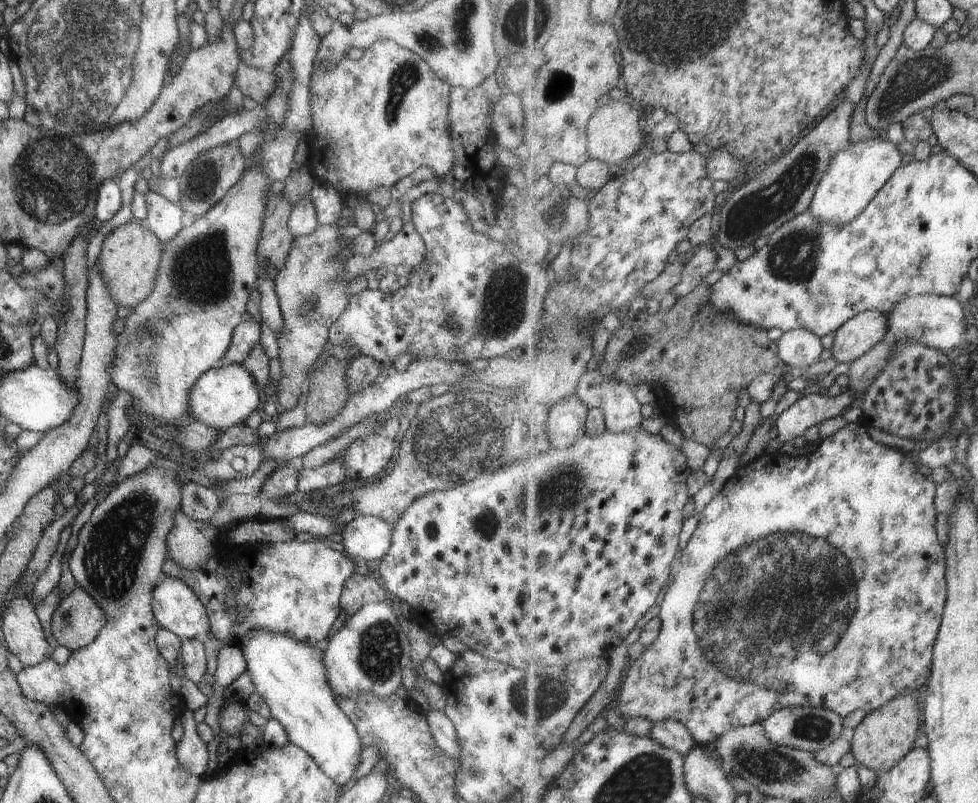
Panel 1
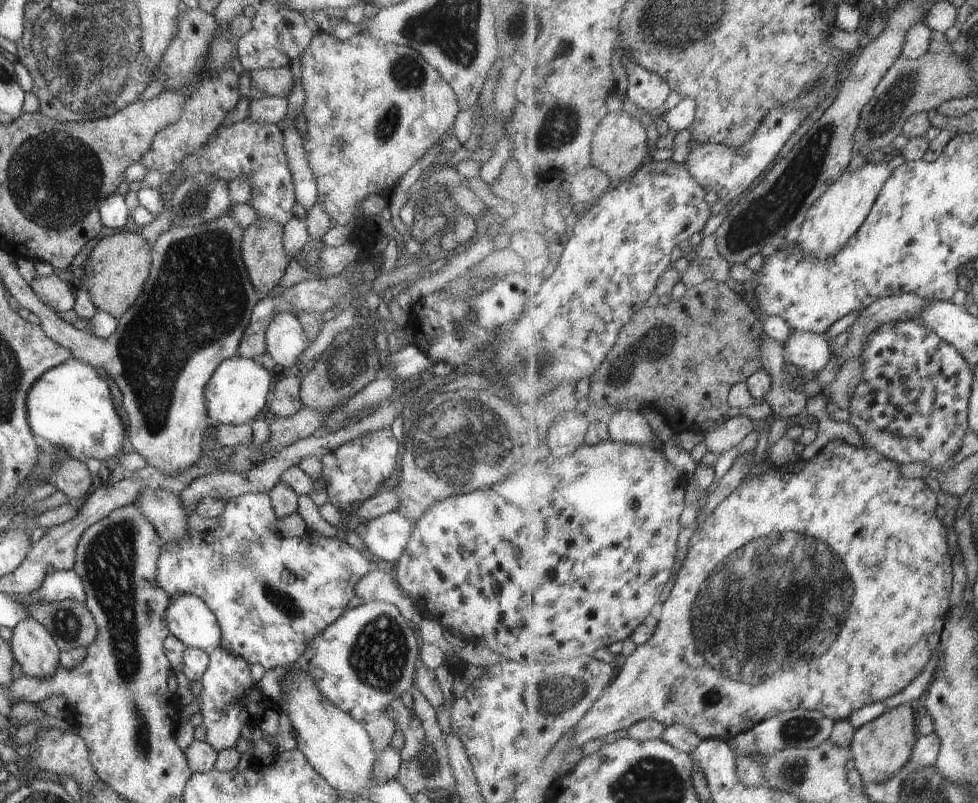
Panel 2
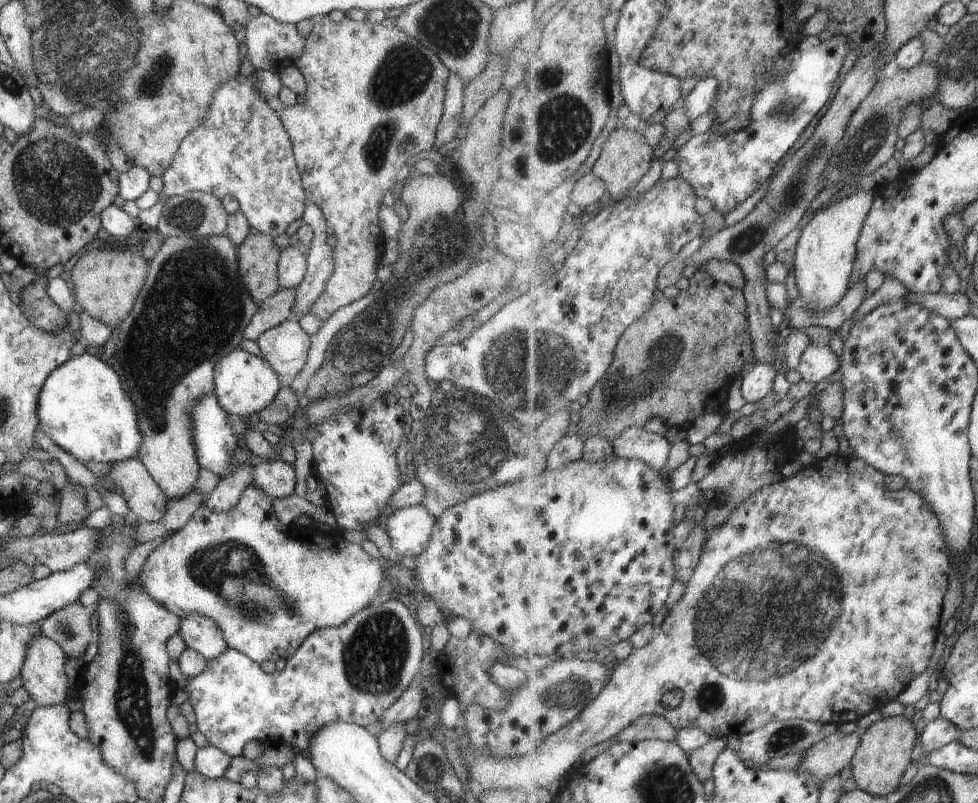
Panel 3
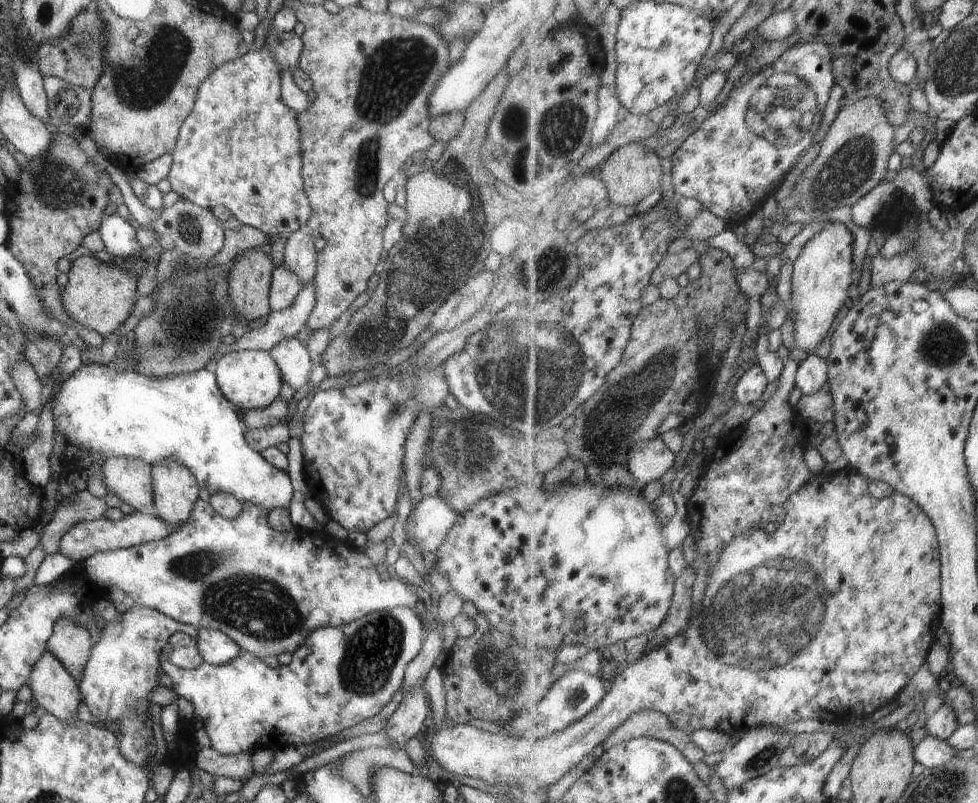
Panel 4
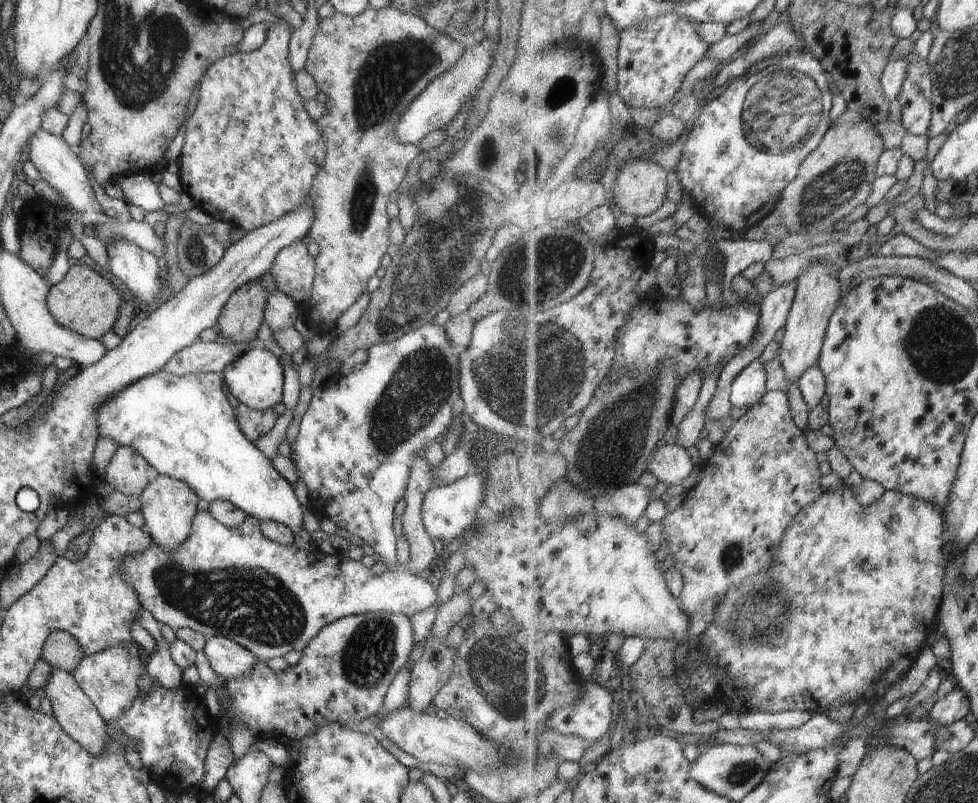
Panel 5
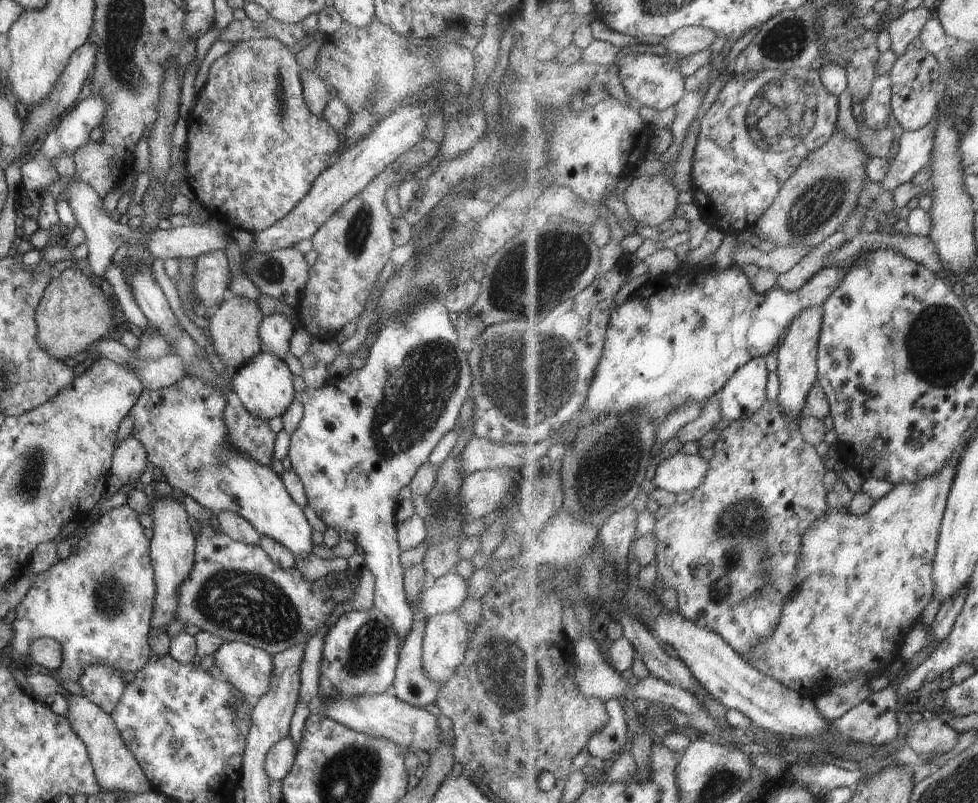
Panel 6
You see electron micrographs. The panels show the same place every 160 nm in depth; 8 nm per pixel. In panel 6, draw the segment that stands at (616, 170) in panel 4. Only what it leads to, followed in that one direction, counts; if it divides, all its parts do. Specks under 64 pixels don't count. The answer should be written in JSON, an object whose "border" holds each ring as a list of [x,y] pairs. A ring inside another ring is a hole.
{"border":[[[641,176],[632,180],[624,192],[624,204],[634,221],[647,228],[666,227],[675,219],[679,192],[672,184],[659,176]]]}

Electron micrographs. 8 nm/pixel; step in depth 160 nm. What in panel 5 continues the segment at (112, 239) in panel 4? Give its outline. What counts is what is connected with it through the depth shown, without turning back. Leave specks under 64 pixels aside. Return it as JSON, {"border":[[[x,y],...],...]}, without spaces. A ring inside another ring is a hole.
{"border":[[[123,238],[109,242],[105,250],[109,258],[107,270],[121,280],[128,295],[136,297],[137,301],[151,303],[161,288],[159,259]]]}

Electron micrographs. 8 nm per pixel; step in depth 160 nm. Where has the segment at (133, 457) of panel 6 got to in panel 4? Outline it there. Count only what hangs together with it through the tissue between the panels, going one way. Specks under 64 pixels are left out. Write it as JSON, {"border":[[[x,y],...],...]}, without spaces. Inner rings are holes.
{"border":[[[111,456],[103,462],[103,484],[134,511],[153,505],[151,468],[143,460]]]}

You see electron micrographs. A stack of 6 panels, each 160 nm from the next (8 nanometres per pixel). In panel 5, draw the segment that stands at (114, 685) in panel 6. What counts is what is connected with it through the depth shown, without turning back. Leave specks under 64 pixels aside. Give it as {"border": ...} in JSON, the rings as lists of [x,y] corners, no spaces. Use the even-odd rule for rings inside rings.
{"border":[[[127,642],[127,644],[117,644],[113,648],[105,648],[105,650],[84,656],[73,668],[71,676],[75,684],[95,706],[97,712],[101,714],[101,718],[110,722],[117,718],[139,693],[137,679],[143,674],[144,666],[139,658],[137,646],[133,646],[133,642]]]}

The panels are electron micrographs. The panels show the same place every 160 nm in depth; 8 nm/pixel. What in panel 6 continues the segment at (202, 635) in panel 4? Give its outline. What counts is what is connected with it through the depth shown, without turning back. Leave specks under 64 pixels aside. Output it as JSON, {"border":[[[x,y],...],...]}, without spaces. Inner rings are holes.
{"border":[[[225,641],[213,652],[213,662],[221,671],[221,678],[250,701],[267,694],[273,654],[238,641]]]}

